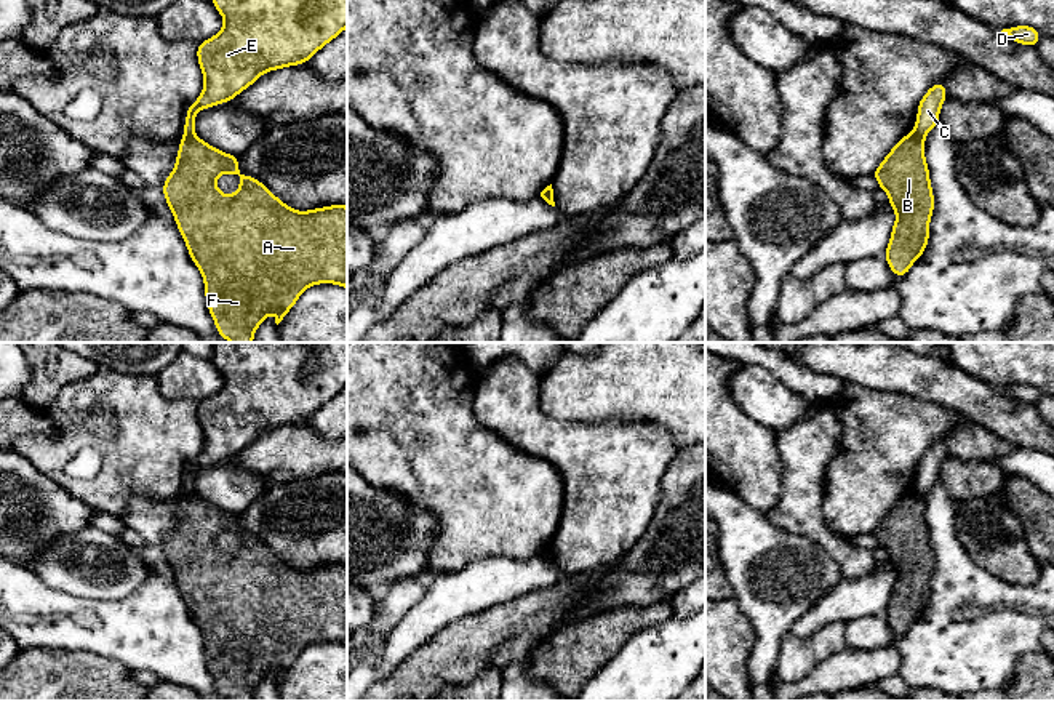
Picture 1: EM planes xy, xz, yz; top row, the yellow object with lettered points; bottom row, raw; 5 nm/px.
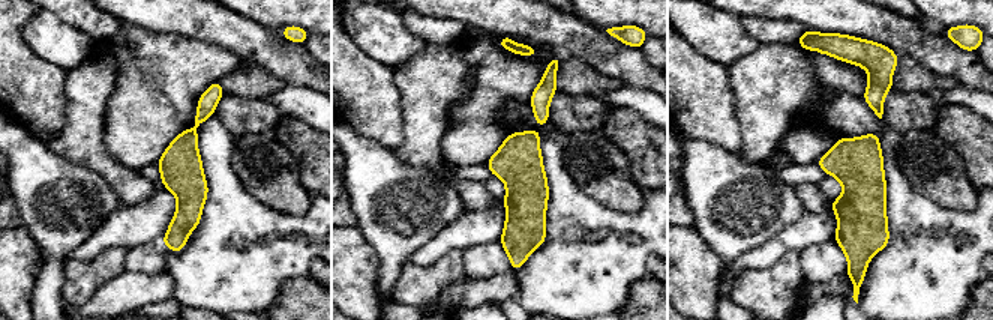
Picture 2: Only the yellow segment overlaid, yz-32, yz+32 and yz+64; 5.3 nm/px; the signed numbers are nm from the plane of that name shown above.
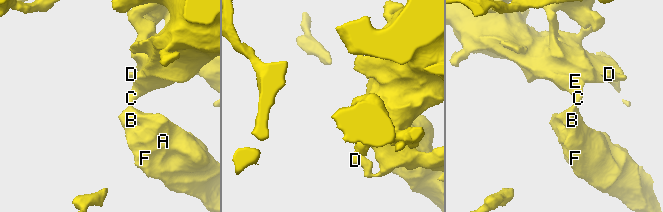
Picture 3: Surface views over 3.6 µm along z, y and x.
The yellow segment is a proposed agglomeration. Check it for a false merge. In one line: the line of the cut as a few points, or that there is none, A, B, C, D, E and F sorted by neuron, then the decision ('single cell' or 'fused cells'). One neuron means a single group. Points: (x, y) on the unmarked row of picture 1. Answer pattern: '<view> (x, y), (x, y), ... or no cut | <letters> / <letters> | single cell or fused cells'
yz (914, 488), (923, 496) | A B F / C D E | fused cells

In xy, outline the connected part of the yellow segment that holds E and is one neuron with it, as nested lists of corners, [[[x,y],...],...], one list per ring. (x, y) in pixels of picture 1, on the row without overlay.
[[[216,342],[211,362],[222,373],[224,386],[198,402],[197,416],[205,445],[200,456],[187,466],[184,493],[194,493],[198,469],[232,459],[264,431],[305,423],[347,386],[347,342]]]

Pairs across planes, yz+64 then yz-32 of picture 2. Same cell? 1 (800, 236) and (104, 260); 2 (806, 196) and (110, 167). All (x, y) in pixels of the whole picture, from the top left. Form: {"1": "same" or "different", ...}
{"1": "different", "2": "same"}

